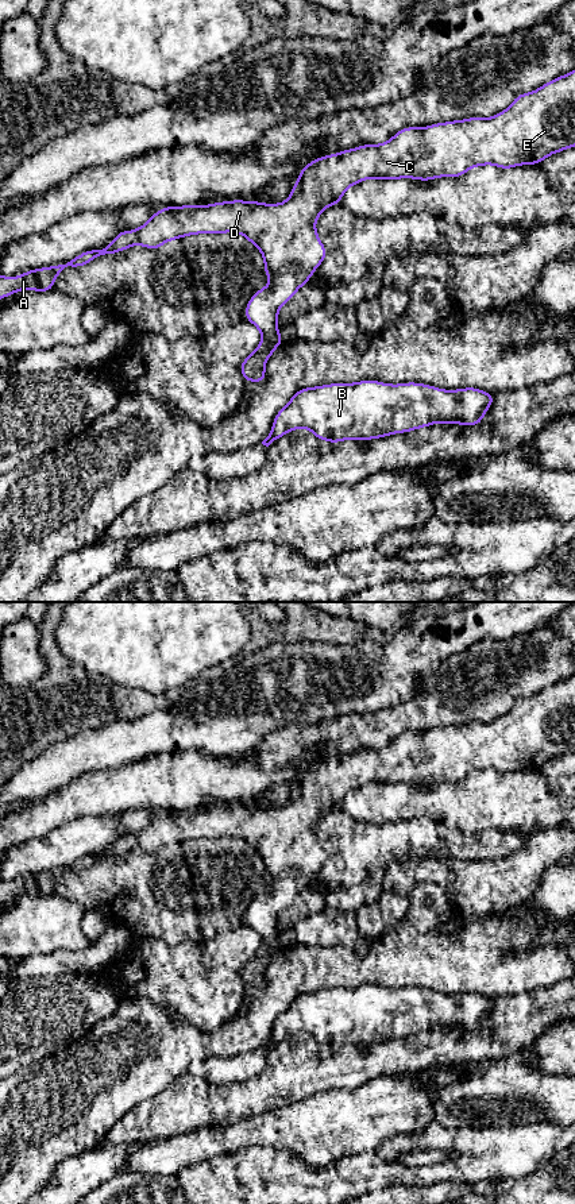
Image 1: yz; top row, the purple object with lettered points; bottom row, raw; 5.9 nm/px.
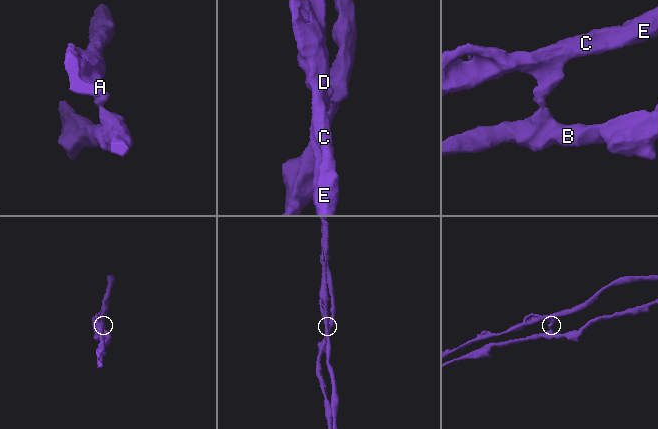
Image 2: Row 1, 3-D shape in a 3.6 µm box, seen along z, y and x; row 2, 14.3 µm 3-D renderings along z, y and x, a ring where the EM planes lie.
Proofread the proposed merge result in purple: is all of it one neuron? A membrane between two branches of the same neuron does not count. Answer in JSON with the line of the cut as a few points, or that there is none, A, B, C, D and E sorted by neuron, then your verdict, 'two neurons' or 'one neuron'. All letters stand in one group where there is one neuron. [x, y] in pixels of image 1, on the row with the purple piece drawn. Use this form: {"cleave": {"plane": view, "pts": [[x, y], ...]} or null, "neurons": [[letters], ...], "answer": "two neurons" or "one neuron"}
{"cleave": {"plane": "yz", "pts": [[263, 335], [277, 336]]}, "neurons": [["A", "C", "D", "E"], ["B"]], "answer": "two neurons"}

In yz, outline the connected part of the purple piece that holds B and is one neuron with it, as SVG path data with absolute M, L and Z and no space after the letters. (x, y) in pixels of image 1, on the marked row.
M377 381L356 383L332 383L298 390L274 417L273 429L262 441L269 447L288 432L305 428L319 440L339 443L341 440L370 440L393 433L404 433L436 422L478 425L494 402L494 394L475 387L443 390L422 383L389 385Z

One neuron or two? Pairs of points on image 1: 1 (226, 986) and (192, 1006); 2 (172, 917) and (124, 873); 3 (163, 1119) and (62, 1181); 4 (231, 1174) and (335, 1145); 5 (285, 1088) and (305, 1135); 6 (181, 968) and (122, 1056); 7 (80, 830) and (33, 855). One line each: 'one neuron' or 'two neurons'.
1: one neuron
2: one neuron
3: two neurons
4: two neurons
5: two neurons
6: two neurons
7: one neuron

